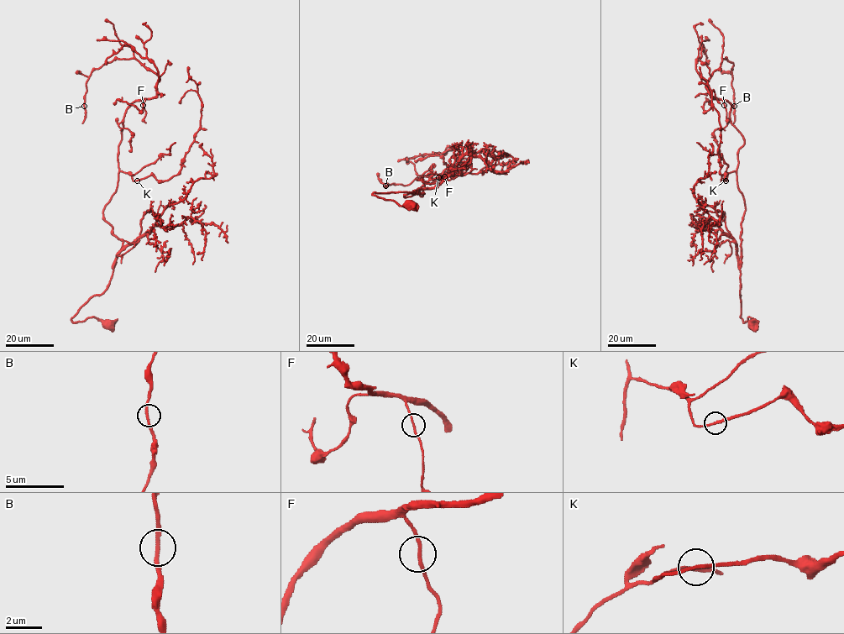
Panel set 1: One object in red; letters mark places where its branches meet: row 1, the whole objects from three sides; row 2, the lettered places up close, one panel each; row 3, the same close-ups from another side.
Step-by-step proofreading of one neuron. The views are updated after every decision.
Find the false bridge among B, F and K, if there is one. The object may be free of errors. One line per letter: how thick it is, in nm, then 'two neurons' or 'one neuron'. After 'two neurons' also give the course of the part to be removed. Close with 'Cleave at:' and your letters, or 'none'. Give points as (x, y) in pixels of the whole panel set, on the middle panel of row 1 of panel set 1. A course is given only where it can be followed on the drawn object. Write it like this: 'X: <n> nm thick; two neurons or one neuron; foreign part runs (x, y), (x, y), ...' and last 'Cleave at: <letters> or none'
B: 190 nm thick; one neuron
F: 170 nm thick; one neuron
K: 170 nm thick; one neuron
Cleave at: none

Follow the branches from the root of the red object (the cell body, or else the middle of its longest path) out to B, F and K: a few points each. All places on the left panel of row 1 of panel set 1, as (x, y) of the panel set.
B: (106, 324), (71, 318), (112, 274), (123, 242), (103, 210), (123, 118), (159, 77), (114, 59), (84, 106)
F: (106, 324), (71, 318), (112, 274), (123, 242), (103, 210), (117, 186), (125, 112), (135, 101), (143, 105)
K: (106, 324), (94, 317), (75, 322), (71, 318), (107, 288), (122, 246), (103, 216), (118, 172), (137, 180)

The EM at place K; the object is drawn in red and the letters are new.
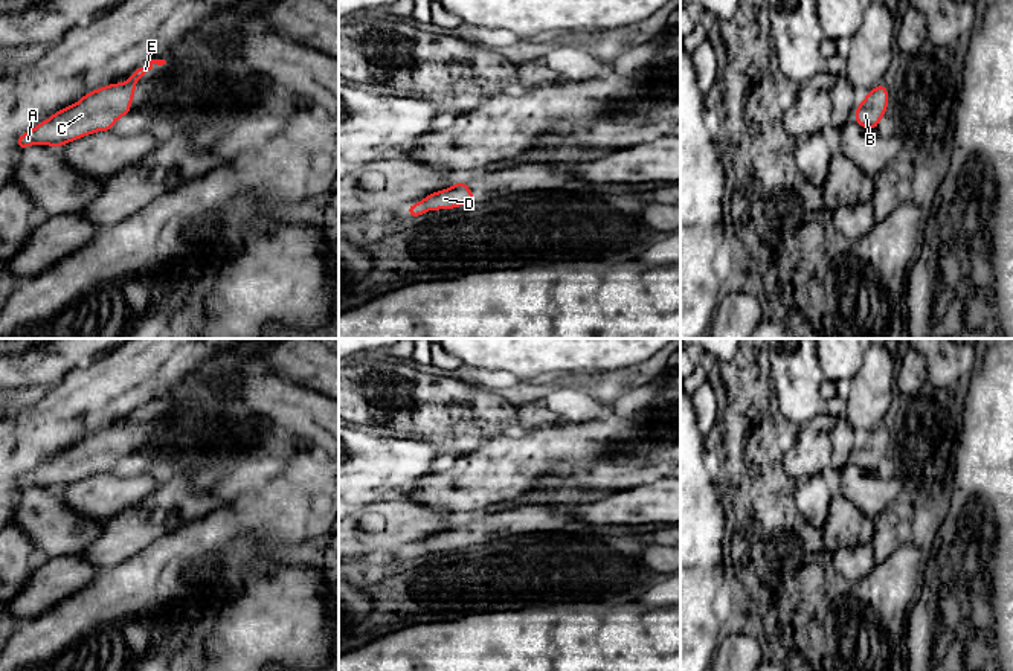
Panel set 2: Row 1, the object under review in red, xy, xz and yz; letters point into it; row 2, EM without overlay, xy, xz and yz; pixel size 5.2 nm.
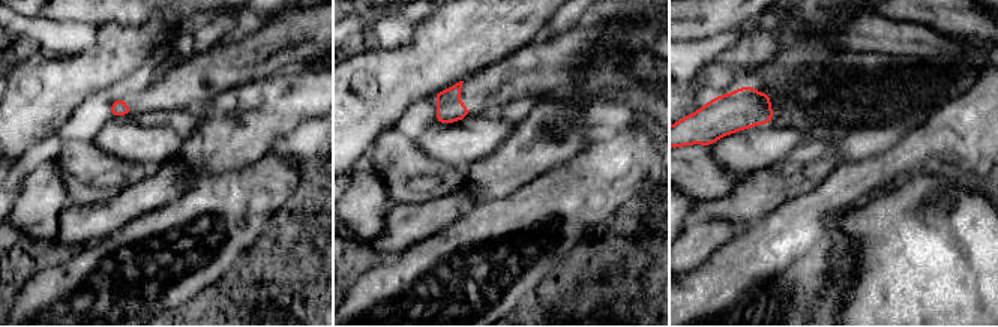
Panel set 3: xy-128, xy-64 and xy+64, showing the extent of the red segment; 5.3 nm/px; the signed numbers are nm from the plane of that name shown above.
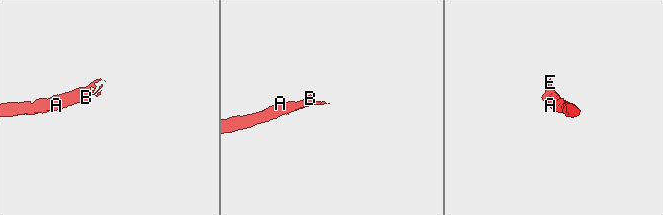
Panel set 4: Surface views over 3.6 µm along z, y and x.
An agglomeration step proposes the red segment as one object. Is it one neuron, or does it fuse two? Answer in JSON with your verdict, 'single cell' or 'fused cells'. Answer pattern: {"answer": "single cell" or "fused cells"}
{"answer": "single cell"}

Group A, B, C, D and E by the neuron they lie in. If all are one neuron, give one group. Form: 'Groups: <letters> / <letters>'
Groups: A B C D E

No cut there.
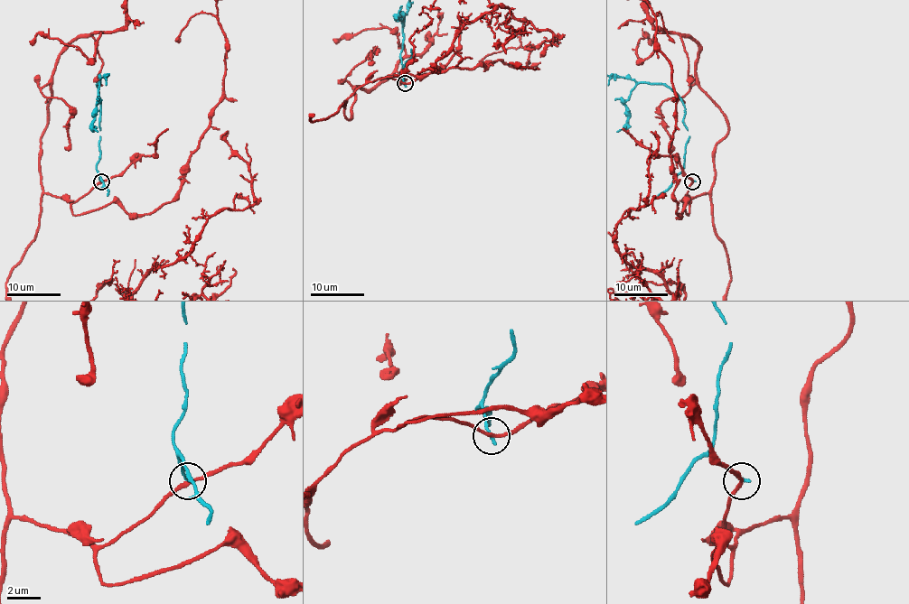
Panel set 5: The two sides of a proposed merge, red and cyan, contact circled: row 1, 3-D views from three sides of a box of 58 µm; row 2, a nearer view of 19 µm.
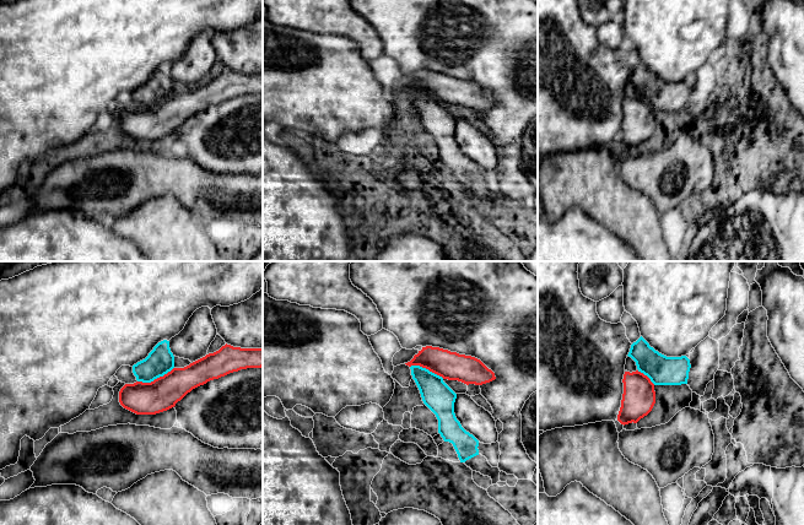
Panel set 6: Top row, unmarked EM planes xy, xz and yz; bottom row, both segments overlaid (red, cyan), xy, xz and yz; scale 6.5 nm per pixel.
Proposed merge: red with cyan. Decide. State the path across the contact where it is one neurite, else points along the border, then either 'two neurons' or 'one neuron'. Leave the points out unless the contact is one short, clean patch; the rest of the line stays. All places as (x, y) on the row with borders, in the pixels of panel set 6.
along xy (173, 367), (150, 382), (138, 382) | two neurons

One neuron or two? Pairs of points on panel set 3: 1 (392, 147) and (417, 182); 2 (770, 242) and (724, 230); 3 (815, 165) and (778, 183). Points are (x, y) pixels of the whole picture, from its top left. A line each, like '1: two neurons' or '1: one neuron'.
1: one neuron
2: two neurons
3: one neuron

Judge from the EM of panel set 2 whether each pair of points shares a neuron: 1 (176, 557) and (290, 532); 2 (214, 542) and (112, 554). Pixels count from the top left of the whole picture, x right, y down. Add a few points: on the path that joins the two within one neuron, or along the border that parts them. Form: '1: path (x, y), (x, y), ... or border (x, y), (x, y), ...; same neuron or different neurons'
1: path (205, 540), (226, 523), (261, 523); same neuron
2: border (171, 531), (109, 568); different neurons

